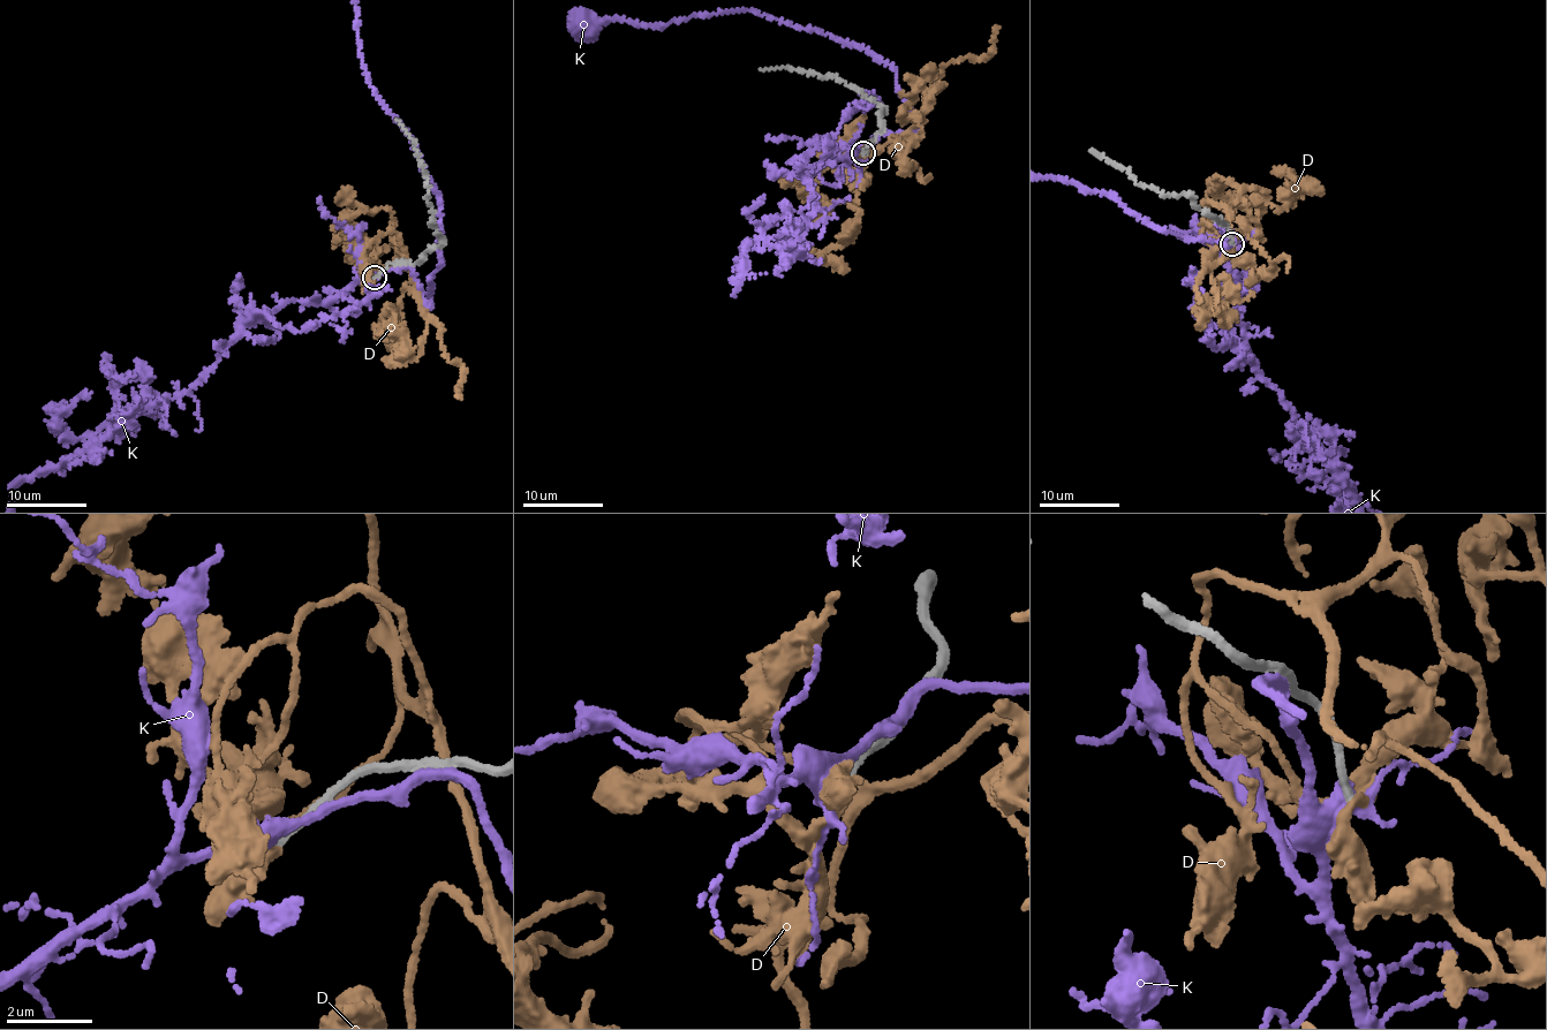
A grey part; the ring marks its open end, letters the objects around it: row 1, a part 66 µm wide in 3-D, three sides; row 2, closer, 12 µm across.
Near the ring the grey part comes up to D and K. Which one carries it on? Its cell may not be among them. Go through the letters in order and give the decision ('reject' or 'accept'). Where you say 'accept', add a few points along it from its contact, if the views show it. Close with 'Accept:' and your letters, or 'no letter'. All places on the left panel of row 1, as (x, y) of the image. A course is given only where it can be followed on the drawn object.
D: reject
K: reject
Accept: no letter

